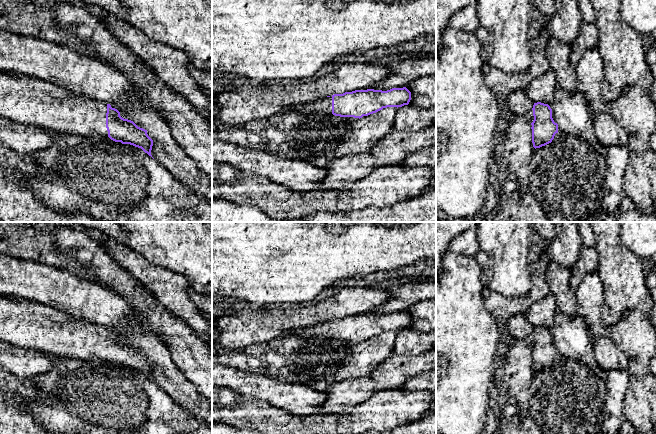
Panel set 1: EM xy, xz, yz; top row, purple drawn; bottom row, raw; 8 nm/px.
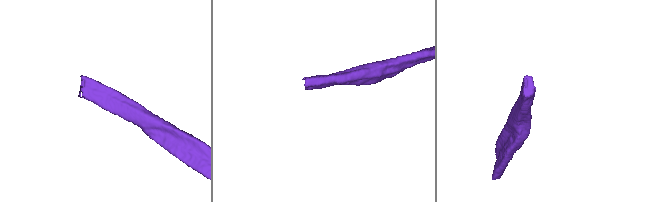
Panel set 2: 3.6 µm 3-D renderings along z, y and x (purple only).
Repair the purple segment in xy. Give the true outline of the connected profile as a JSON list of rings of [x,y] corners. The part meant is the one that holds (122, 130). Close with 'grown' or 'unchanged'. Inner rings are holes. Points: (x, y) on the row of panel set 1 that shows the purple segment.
[[[0,71],[0,117],[26,125],[35,125],[48,131],[72,133],[74,136],[108,136],[115,142],[141,148],[152,157],[153,140],[148,136],[147,130],[138,127],[126,113],[119,112],[110,104],[85,95],[76,95],[62,86],[27,75]]] | grown

